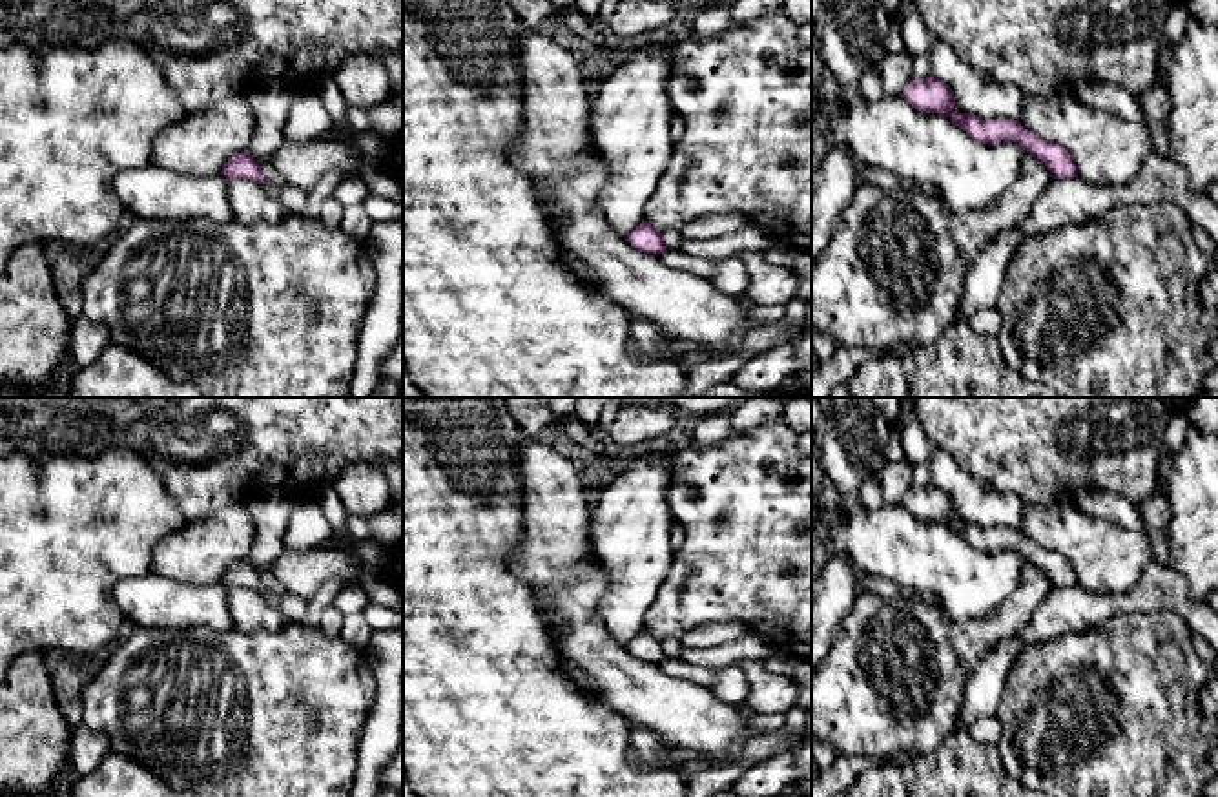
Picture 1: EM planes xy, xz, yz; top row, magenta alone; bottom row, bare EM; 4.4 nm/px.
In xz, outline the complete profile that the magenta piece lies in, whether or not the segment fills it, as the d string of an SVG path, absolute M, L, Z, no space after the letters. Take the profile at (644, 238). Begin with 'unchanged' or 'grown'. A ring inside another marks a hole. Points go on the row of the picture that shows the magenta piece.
unchanged | M642 221L629 235L627 243L645 254L660 255L667 246L664 244L662 233Z

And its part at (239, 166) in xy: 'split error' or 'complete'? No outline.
complete

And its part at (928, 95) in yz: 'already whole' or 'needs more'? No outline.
already whole

